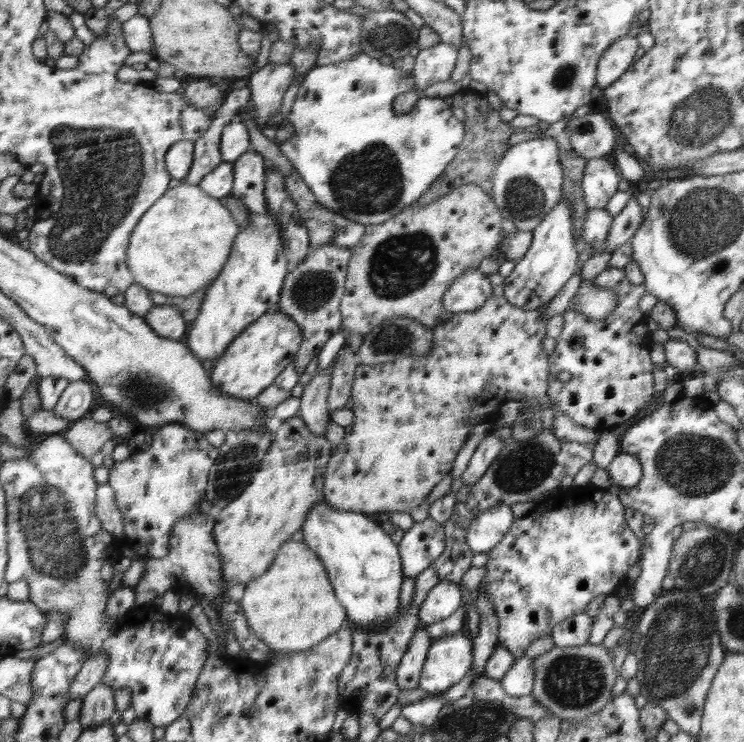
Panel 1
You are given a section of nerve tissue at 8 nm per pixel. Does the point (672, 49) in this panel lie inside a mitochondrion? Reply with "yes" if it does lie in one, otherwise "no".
no

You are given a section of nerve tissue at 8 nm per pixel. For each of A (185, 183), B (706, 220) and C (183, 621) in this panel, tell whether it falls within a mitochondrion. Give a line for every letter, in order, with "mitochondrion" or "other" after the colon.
A: other
B: mitochondrion
C: other

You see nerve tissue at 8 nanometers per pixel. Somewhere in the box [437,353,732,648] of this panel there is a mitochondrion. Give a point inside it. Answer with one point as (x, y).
(528, 465)

